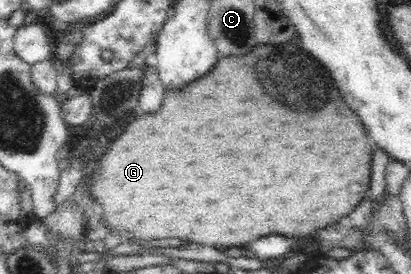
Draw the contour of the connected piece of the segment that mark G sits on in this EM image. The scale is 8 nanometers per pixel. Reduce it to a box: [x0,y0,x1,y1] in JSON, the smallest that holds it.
[86,42,371,246]

